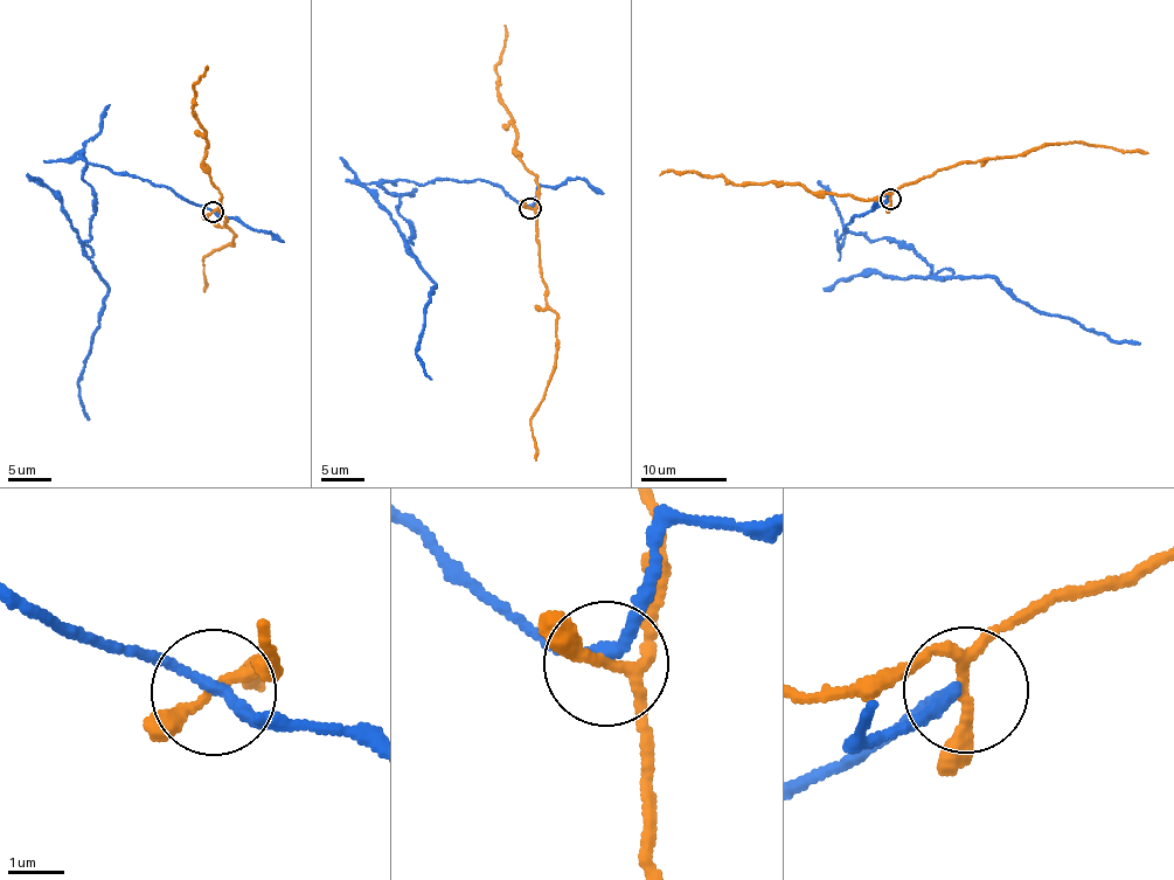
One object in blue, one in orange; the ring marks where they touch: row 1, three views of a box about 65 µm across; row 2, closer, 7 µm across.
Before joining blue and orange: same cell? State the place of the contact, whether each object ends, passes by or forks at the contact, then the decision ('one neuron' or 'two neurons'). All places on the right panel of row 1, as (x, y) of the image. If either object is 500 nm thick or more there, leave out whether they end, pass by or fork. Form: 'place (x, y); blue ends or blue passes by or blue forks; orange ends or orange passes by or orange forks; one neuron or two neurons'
place (890, 199); blue passes by; orange forks; two neurons

